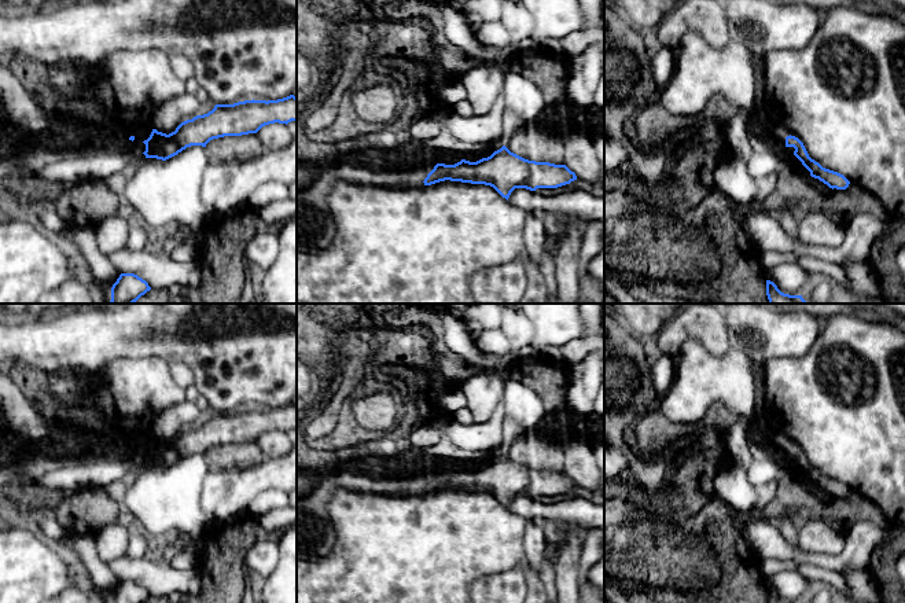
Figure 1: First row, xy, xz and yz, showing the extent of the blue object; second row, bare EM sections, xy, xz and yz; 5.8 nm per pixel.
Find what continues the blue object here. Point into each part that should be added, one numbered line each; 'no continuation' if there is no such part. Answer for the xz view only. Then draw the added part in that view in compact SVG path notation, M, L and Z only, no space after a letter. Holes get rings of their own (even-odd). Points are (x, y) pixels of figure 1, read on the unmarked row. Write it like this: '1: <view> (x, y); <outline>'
1: xz (315, 533); M349 467L319 473L301 492L297 492L297 559L317 562L328 556L335 544L335 529L330 521L327 505L338 489L389 496L423 496L424 486L435 473L422 473L413 477L382 478L360 474Z

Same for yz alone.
1: yz (780, 440); M777 427L770 429L770 434L773 438L773 445L776 449L781 451L786 453L786 445L787 444L795 444L790 437L787 437L783 431L780 431ZM795 444L798 445L798 444Z

